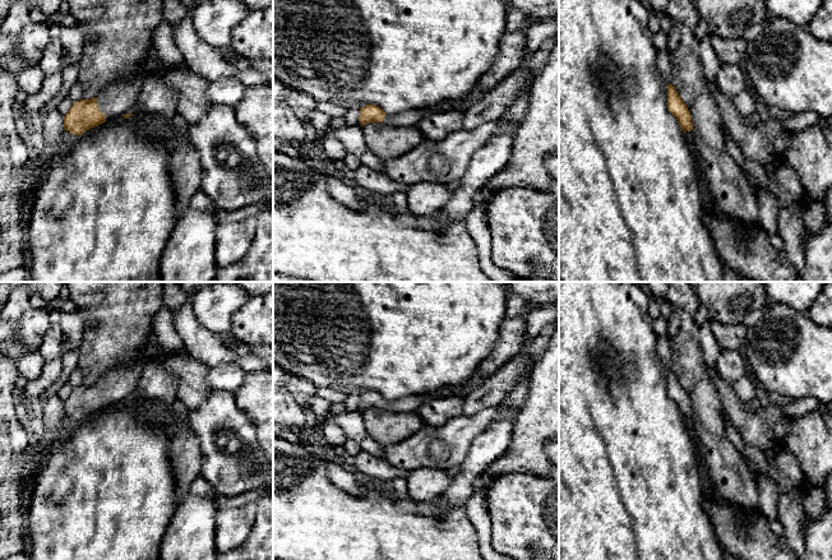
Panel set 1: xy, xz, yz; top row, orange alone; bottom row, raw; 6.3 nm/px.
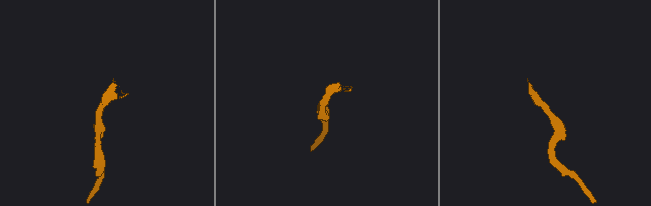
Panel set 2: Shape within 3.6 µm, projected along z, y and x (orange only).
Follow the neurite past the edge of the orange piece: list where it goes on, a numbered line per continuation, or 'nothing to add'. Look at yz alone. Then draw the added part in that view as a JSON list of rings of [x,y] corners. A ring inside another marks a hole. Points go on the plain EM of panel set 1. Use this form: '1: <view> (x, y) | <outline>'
nothing to add

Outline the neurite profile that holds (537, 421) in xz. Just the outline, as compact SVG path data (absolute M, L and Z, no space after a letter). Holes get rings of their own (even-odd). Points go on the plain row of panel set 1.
M559 316L556 328L550 338L547 350L535 361L530 375L528 397L519 409L512 430L512 439L507 452L494 461L482 473L485 496L490 485L503 475L531 473L545 476L553 463L545 453L545 444L559 436Z

